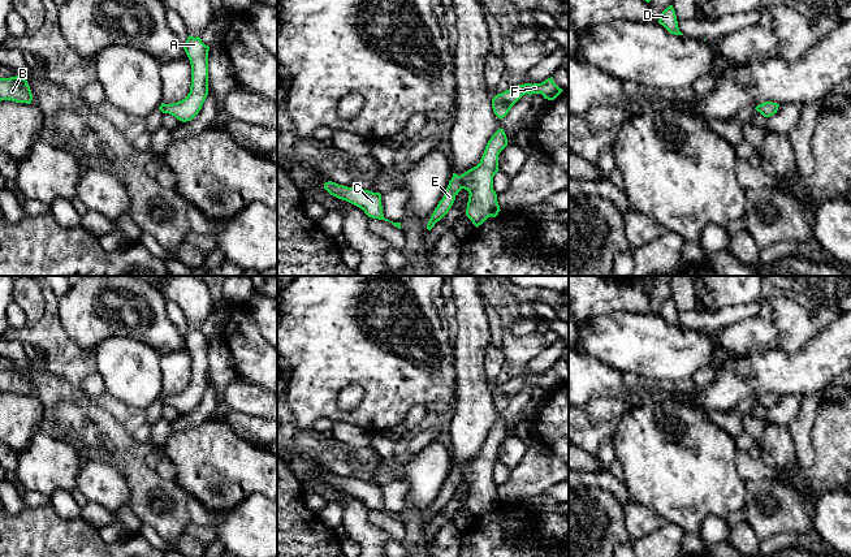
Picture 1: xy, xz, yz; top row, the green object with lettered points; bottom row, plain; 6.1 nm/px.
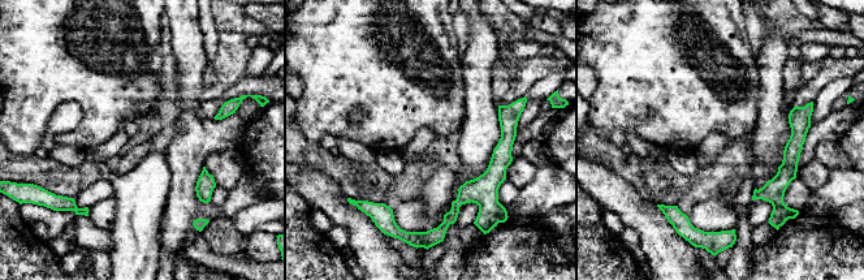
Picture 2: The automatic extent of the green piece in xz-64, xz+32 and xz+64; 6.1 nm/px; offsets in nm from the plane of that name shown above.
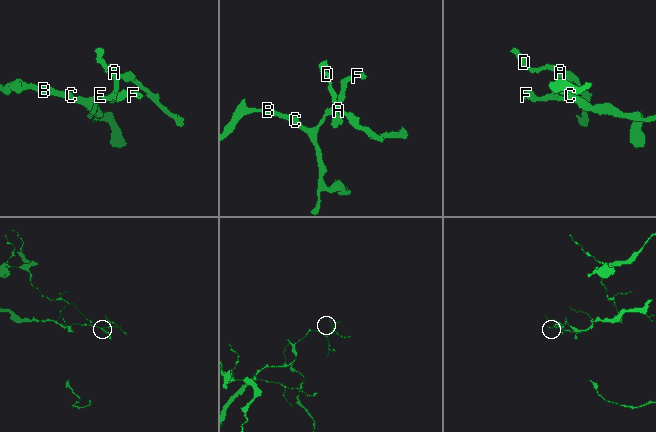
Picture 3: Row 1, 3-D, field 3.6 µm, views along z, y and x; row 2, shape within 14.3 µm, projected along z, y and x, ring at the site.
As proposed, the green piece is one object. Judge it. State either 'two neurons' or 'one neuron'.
one neuron

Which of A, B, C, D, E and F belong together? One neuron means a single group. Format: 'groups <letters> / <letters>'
groups A B C D E F

